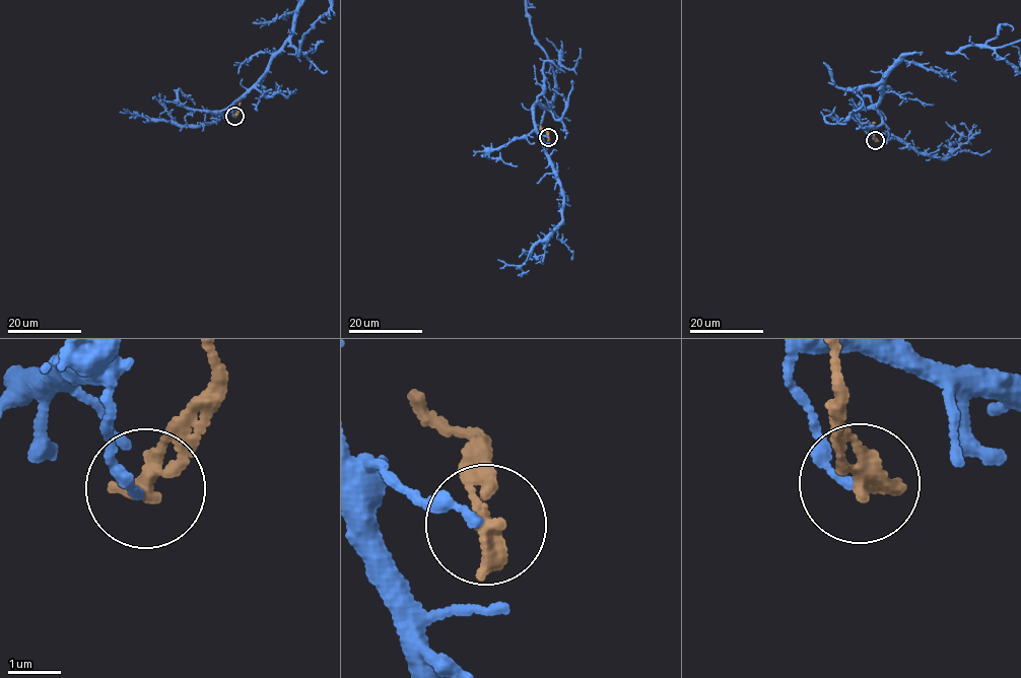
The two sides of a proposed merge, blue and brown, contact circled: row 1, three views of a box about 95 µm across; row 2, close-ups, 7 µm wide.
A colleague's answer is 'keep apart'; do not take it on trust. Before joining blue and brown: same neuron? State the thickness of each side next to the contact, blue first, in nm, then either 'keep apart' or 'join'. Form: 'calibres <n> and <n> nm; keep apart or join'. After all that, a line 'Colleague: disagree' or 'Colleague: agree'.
calibres 200 and 420 nm; keep apart
Colleague: agree

